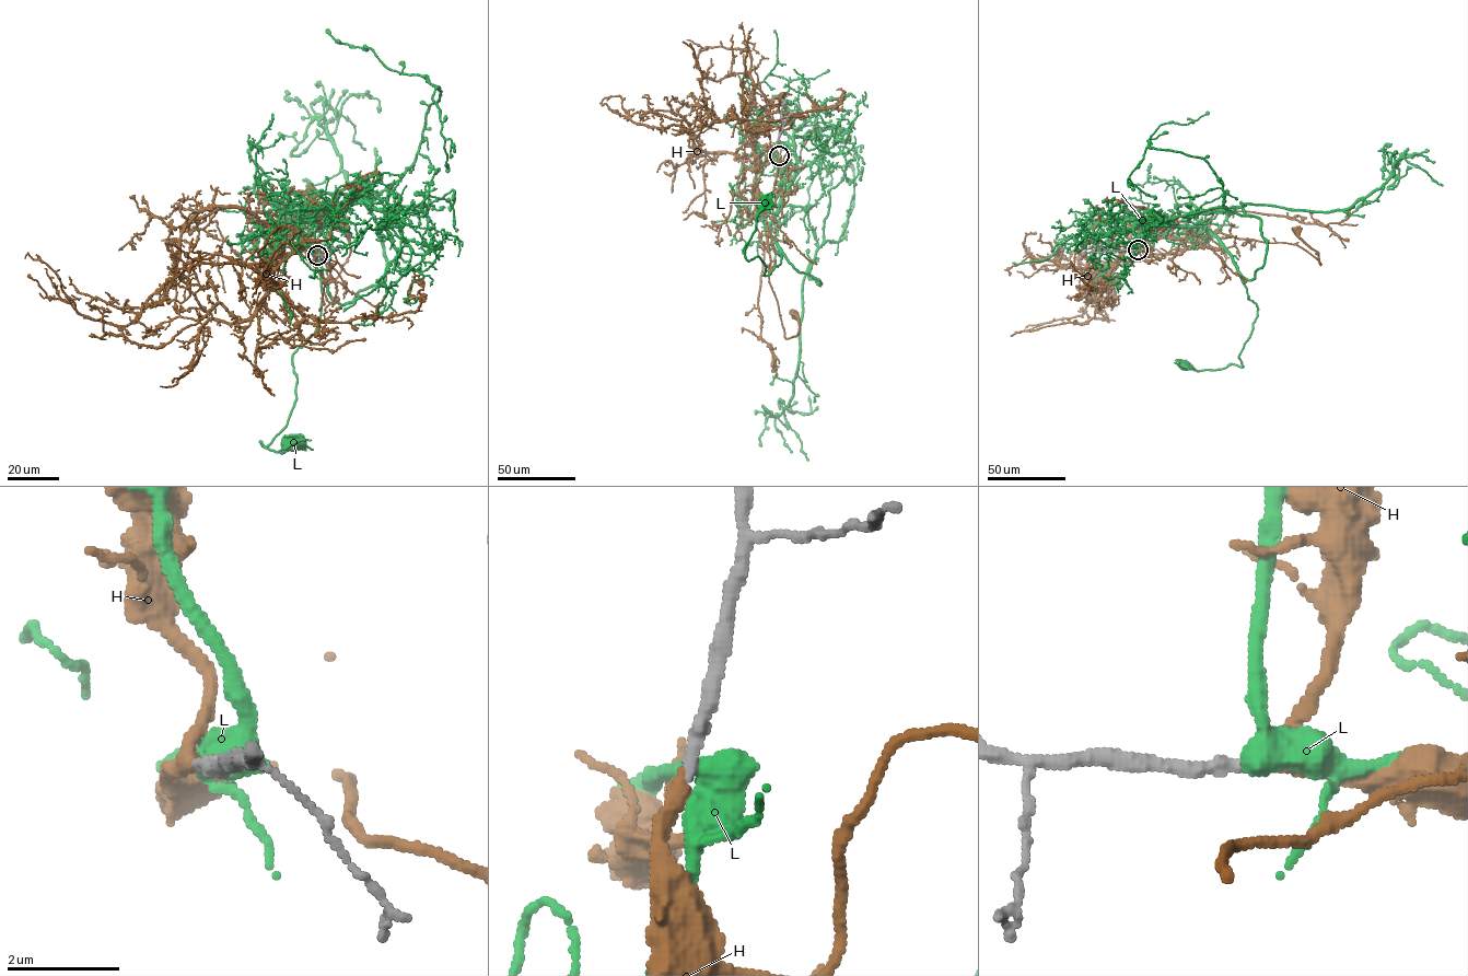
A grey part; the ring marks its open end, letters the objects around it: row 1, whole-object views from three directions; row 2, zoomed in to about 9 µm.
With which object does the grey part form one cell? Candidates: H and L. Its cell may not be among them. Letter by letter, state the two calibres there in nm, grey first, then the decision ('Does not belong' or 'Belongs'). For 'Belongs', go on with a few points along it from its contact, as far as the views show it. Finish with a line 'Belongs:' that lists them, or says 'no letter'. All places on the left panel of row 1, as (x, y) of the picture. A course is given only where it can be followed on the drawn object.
H: Thickness 260 nm (grey) against 240 nm. Belongs. Its course: (317, 255), (244, 209), (207, 206), (182, 234), (173, 277), (126, 325), (81, 314), (55, 272), (25, 258)
L: Thickness 260 nm (grey) against 460 nm. Does not belong
Belongs: H

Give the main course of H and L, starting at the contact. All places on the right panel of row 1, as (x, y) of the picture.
H: (1138, 250), (1172, 254), (1181, 241), (1134, 220), (1108, 274), (1110, 293), (1081, 266), (1084, 252)
L: (1138, 250), (1141, 225), (1200, 225), (1232, 256), (1257, 308), (1238, 356), (1243, 367), (1184, 366)

